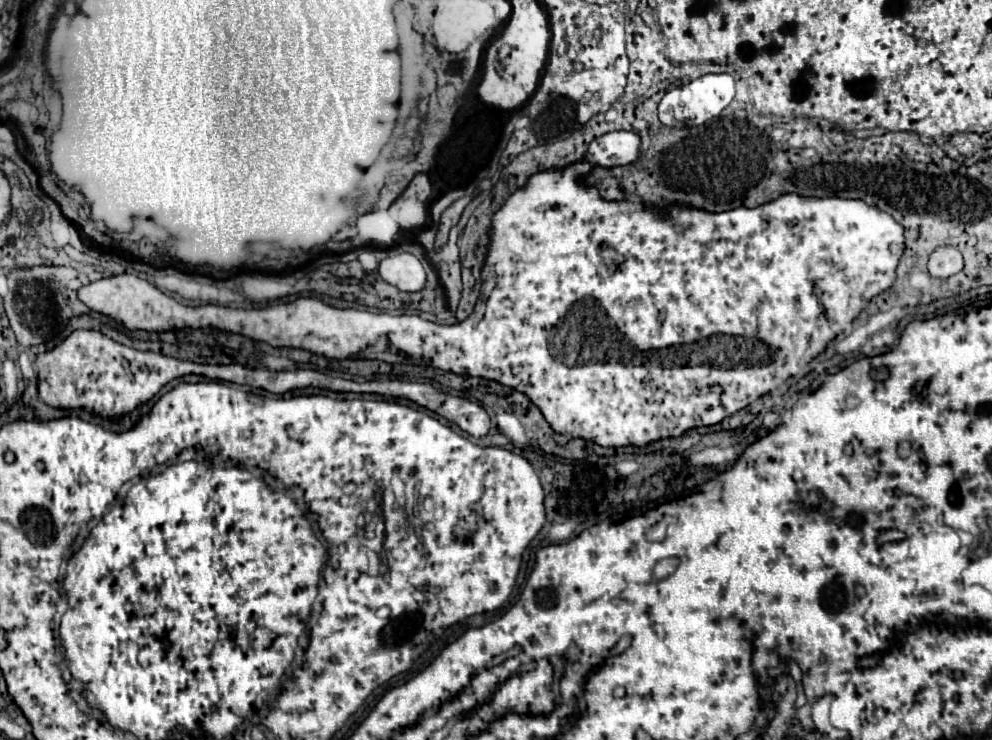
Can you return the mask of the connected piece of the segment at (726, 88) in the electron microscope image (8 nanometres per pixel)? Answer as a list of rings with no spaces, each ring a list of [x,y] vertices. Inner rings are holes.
[[[707,74],[667,92],[659,104],[661,122],[668,127],[698,126],[719,117],[735,96],[735,80],[729,74]]]

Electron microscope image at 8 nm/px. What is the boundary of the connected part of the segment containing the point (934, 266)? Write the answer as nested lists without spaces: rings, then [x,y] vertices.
[[[939,246],[931,252],[927,268],[935,278],[949,278],[963,268],[963,256],[953,246]]]

